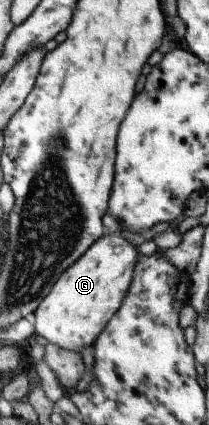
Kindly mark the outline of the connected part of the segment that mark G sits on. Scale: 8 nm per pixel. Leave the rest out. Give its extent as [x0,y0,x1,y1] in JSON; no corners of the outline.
[32,231,138,353]

